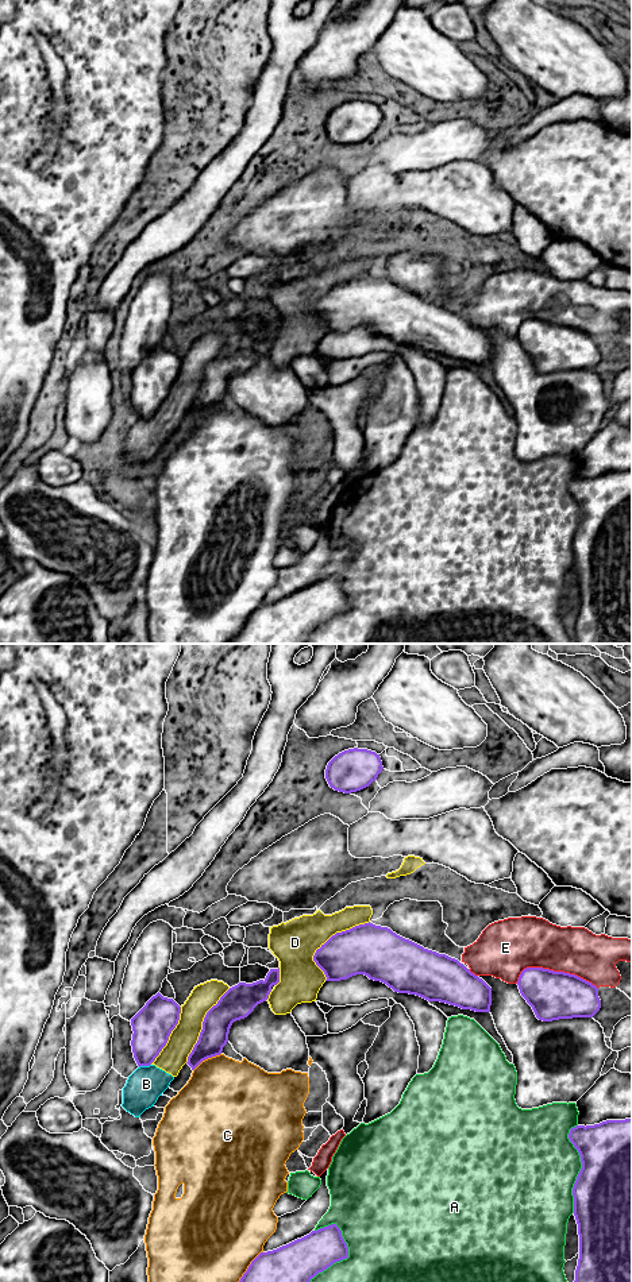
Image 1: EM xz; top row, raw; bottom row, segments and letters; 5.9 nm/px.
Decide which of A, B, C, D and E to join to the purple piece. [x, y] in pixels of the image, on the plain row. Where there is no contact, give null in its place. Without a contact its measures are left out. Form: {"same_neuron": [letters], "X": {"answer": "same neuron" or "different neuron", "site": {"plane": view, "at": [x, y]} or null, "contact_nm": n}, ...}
{"same_neuron": [], "A": {"answer": "different neuron", "site": {"plane": "xz", "at": [340, 611]}, "contact_nm": 440}, "B": {"answer": "different neuron", "site": {"plane": "xz", "at": [145, 417]}, "contact_nm": 80}, "C": {"answer": "different neuron", "site": {"plane": "xz", "at": [207, 410]}, "contact_nm": 200}, "D": {"answer": "different neuron", "site": {"plane": "xz", "at": [328, 292]}, "contact_nm": 440}, "E": {"answer": "different neuron", "site": {"plane": "xz", "at": [555, 324]}, "contact_nm": 480}}

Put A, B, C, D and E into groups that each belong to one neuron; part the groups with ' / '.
A / B D / C / E

